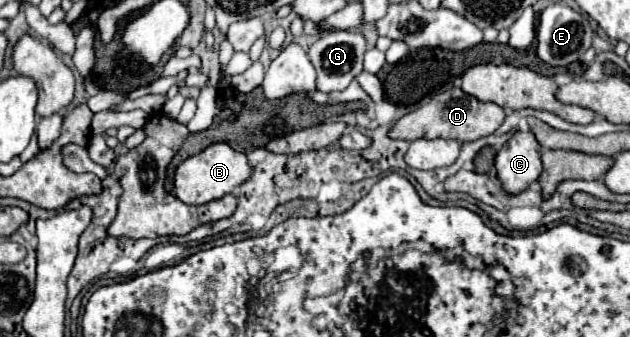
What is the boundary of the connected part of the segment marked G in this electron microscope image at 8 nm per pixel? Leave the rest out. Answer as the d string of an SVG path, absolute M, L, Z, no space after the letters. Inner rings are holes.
M336 30L322 34L308 50L308 58L316 68L318 74L318 90L332 92L332 90L344 90L360 72L362 72L362 58L366 52L366 40L360 34Z

